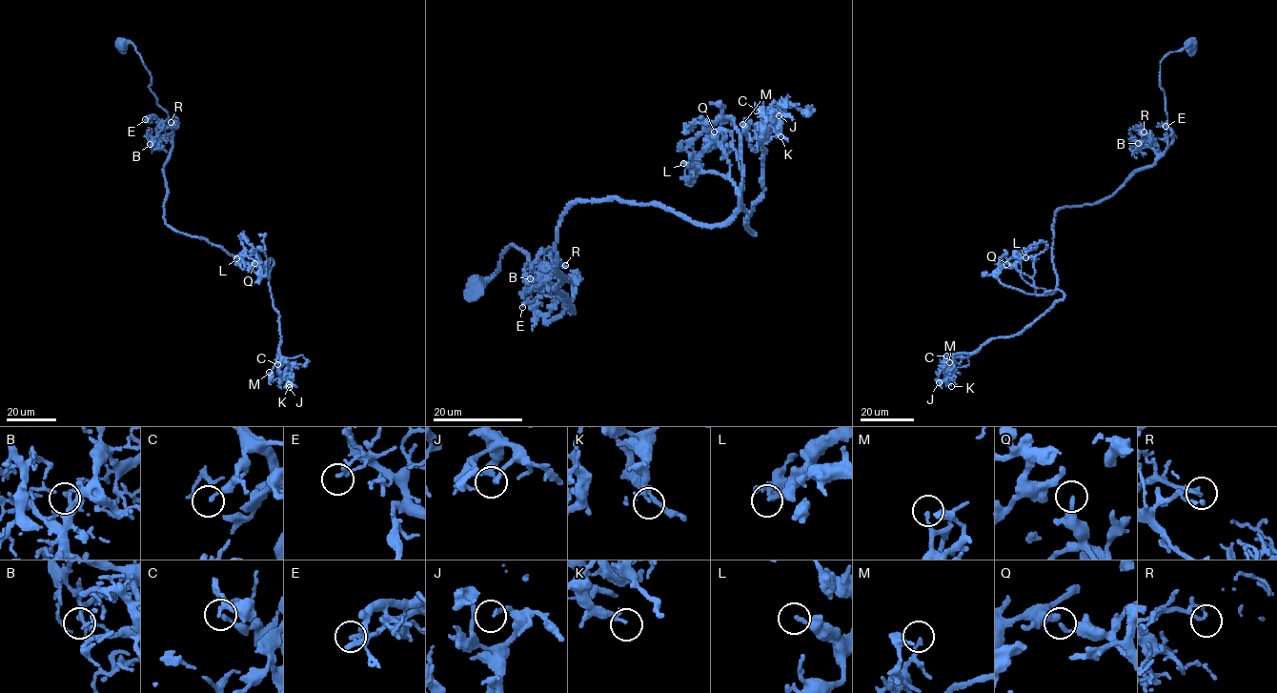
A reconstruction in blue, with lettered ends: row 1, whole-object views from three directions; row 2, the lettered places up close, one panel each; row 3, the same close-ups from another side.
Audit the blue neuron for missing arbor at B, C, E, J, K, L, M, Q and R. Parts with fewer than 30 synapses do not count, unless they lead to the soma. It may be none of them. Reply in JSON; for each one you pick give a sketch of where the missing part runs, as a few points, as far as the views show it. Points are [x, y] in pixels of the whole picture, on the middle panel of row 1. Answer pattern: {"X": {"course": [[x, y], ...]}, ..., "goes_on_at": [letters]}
{"goes_on_at": []}

